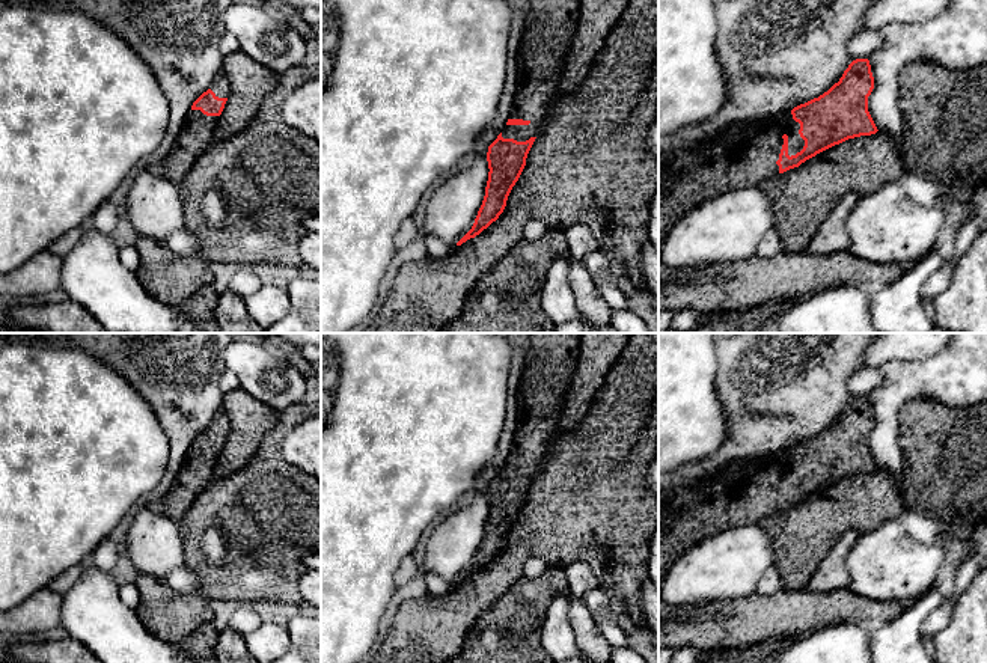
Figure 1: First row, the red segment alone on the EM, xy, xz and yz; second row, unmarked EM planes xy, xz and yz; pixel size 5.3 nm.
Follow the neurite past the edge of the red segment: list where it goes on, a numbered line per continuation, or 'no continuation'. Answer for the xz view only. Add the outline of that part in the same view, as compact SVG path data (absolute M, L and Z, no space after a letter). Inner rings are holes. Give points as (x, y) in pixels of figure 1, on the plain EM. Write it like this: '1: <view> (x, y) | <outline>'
1: xz (550, 363) | M529 333L529 341L518 393L520 419L509 457L530 461L502 467L503 476L517 479L541 472L577 368L580 333Z

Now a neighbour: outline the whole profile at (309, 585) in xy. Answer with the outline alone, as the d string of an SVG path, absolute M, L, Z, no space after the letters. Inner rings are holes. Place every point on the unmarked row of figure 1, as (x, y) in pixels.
M307 570L298 582L301 598L312 604L321 613L321 571Z

